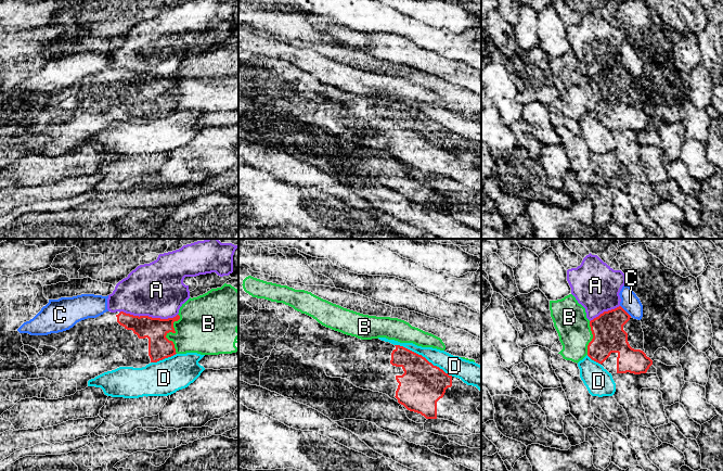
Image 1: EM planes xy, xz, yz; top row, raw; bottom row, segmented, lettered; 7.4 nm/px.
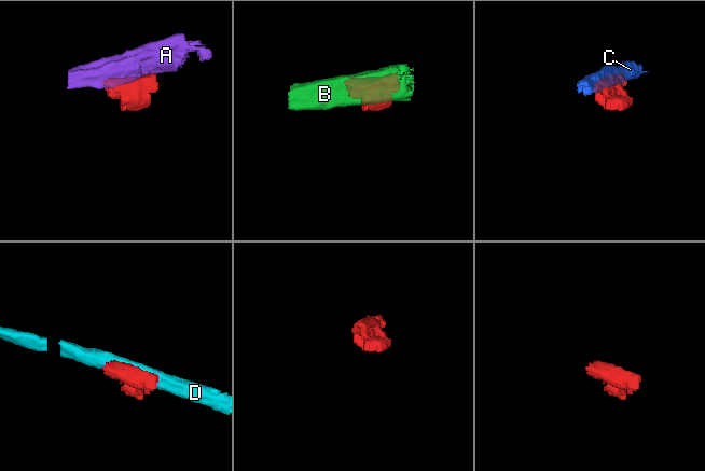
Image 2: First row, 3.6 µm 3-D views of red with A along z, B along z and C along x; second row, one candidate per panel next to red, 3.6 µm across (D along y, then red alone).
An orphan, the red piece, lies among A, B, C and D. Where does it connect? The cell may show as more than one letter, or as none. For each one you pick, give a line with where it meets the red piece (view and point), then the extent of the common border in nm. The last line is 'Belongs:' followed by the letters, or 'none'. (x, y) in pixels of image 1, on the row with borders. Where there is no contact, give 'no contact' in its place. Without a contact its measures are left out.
Belongs: none

